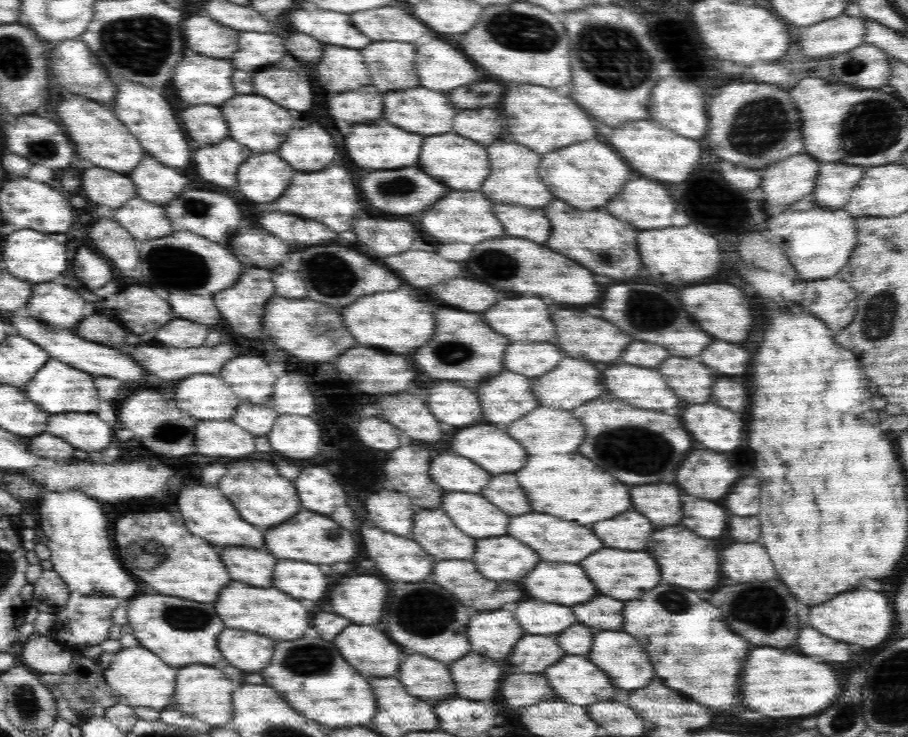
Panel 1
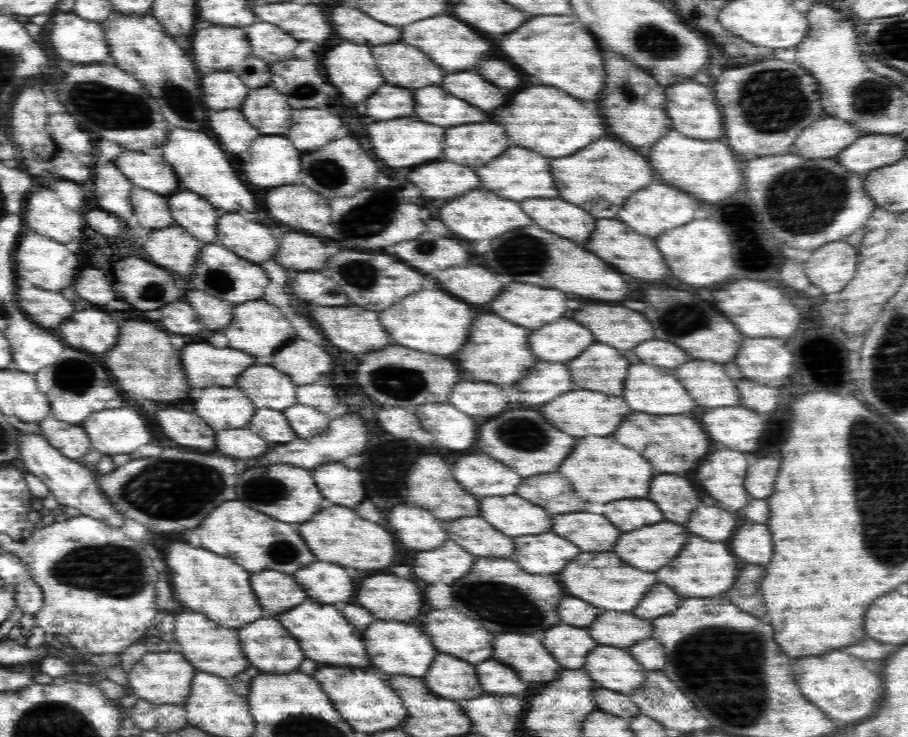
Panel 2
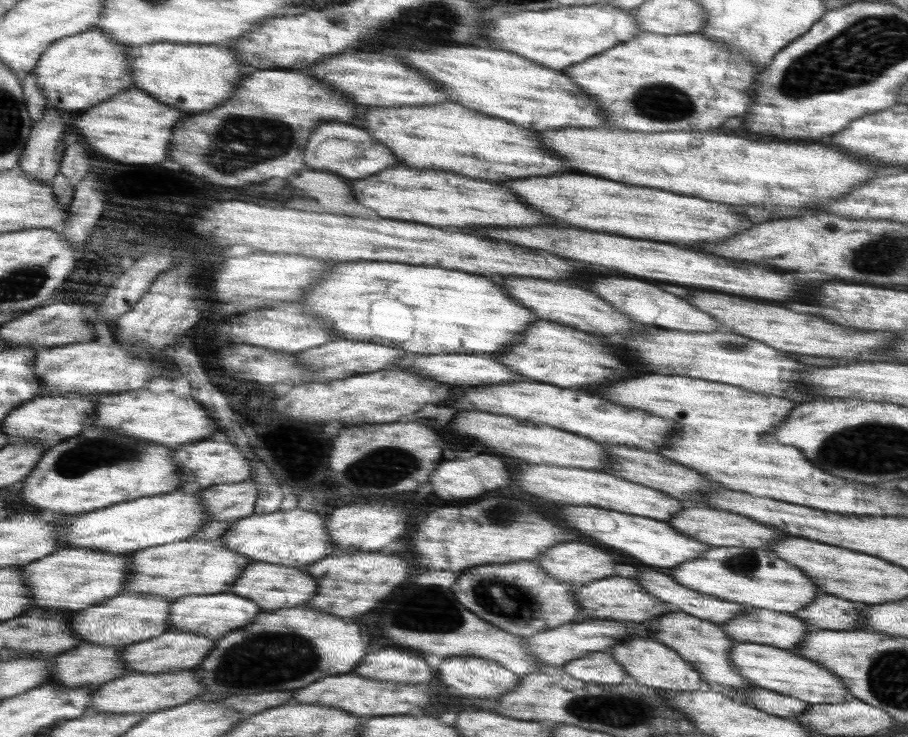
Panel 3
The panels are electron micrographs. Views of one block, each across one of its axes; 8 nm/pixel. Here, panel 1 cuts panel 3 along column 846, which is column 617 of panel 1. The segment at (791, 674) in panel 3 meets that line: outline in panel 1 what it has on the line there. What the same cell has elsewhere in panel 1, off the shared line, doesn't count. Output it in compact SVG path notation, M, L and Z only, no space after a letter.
M566 656L562 662L550 666L550 670L544 674L550 686L554 686L558 698L574 702L578 706L588 706L598 700L622 702L628 698L626 692L612 686L613 679L608 678L584 656Z

